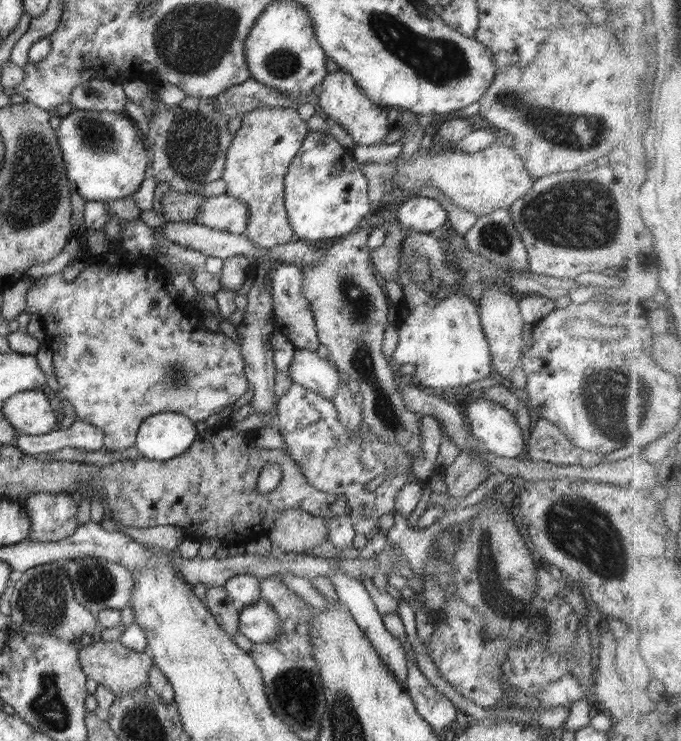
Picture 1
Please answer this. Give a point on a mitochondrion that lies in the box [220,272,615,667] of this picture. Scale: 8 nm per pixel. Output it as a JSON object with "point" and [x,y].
{"point":[494,595]}

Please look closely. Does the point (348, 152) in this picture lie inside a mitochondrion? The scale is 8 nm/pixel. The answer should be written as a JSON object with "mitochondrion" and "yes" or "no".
{"mitochondrion":"no"}

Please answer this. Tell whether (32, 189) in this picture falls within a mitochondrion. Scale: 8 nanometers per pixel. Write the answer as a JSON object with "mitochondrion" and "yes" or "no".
{"mitochondrion":"yes"}

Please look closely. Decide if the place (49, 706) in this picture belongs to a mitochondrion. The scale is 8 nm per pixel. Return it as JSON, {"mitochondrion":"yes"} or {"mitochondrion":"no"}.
{"mitochondrion":"yes"}

